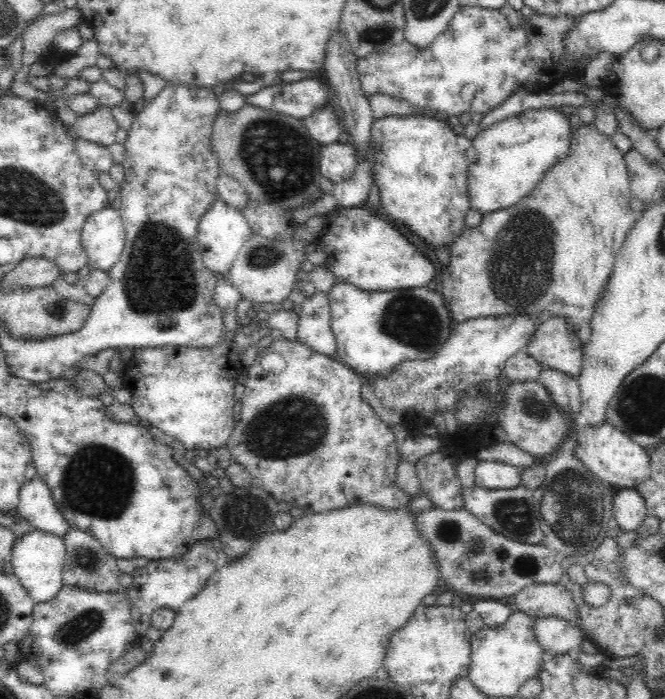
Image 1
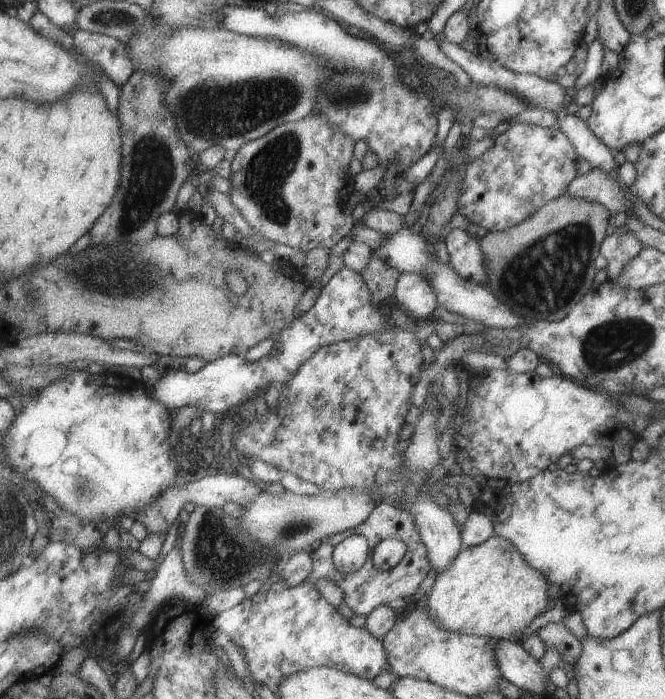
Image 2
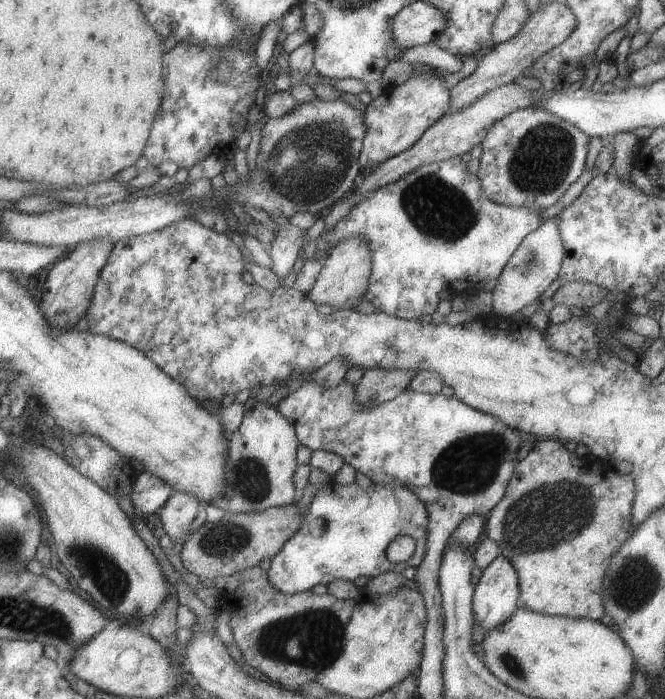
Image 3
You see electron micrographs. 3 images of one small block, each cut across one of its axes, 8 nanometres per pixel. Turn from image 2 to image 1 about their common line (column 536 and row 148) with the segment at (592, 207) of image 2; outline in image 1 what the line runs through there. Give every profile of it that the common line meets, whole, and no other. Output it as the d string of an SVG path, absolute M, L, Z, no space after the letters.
M245 103L240 111L229 113L221 109L218 112L211 138L210 148L218 158L221 174L237 180L250 199L282 204L300 193L304 194L306 201L322 195L319 188L323 177L318 168L321 144L310 136L301 119Z

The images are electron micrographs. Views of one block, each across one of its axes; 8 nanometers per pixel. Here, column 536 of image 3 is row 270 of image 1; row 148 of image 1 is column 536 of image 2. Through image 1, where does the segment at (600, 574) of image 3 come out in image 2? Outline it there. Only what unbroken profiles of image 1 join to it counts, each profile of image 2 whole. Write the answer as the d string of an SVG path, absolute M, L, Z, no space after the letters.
M495 534L482 544L463 548L454 562L437 574L427 606L441 629L510 639L524 634L532 621L548 610L552 592L549 580L528 564L514 544Z

